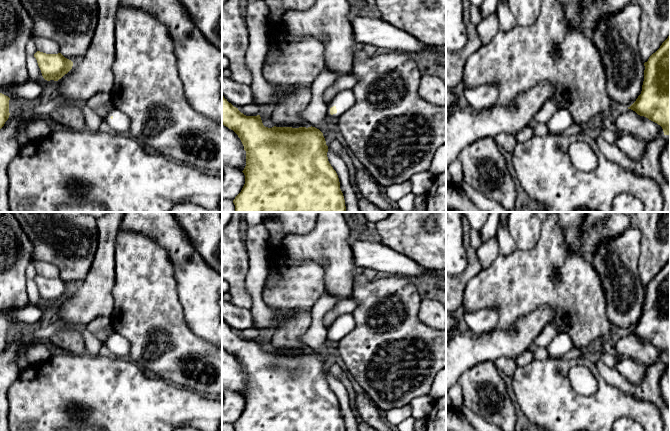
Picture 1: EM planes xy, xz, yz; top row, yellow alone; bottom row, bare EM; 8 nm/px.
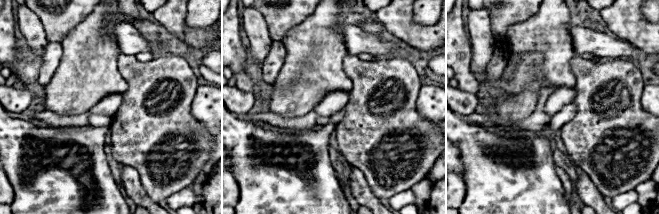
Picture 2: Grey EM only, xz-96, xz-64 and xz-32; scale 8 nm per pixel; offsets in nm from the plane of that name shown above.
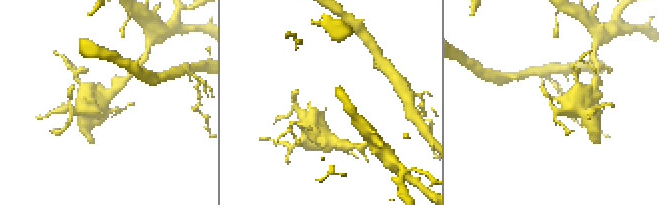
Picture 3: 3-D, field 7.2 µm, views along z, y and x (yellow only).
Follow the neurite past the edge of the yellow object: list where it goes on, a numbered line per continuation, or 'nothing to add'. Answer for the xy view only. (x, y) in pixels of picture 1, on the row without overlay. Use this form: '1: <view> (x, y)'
1: xy (120, 347)

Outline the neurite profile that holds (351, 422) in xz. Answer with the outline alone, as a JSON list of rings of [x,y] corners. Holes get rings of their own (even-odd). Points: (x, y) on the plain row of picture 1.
[[[328,372],[327,376],[328,385],[336,395],[340,413],[343,417],[346,431],[359,431],[360,419],[357,418],[349,404],[349,395],[344,384],[334,375]]]

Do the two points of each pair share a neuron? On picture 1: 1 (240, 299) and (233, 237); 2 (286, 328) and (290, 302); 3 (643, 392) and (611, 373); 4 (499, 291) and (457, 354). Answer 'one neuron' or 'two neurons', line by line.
1: one neuron
2: two neurons
3: one neuron
4: two neurons

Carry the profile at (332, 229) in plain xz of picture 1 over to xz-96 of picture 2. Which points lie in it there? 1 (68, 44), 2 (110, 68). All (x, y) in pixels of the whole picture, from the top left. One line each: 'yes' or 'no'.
1: yes
2: yes

